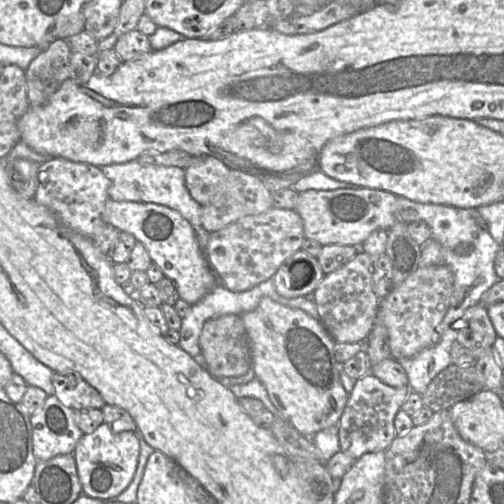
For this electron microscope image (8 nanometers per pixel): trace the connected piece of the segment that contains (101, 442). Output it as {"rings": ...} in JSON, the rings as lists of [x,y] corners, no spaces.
{"rings":[[[102,423],[94,432],[84,434],[78,441],[74,458],[82,493],[99,499],[118,496],[132,481],[138,466],[140,441],[136,431],[122,430],[118,423]]]}

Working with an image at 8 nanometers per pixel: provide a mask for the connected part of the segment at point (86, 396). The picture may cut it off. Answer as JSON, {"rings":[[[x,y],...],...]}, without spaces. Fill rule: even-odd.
{"rings":[[[78,372],[54,373],[53,386],[57,398],[74,410],[83,408],[102,409],[106,404],[102,395]]]}

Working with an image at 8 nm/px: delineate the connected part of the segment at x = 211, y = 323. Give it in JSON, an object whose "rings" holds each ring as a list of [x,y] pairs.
{"rings":[[[223,315],[206,321],[199,337],[199,347],[205,360],[205,368],[216,379],[242,376],[252,367],[250,342],[239,315]]]}

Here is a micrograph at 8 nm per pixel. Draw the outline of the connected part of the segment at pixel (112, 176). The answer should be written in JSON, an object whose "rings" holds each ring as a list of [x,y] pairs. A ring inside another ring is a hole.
{"rings":[[[138,160],[100,167],[110,180],[108,196],[114,201],[147,202],[167,206],[178,211],[192,226],[198,244],[205,253],[210,233],[201,222],[202,207],[190,195],[185,184],[185,170],[175,166],[144,165]]]}

